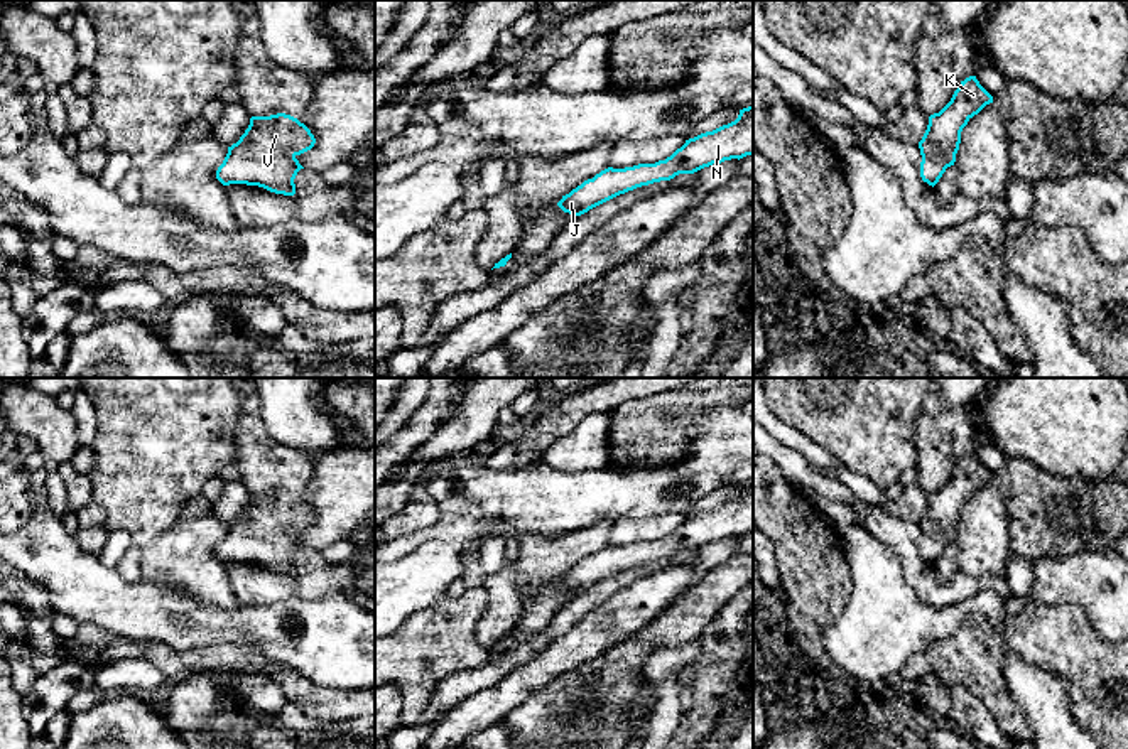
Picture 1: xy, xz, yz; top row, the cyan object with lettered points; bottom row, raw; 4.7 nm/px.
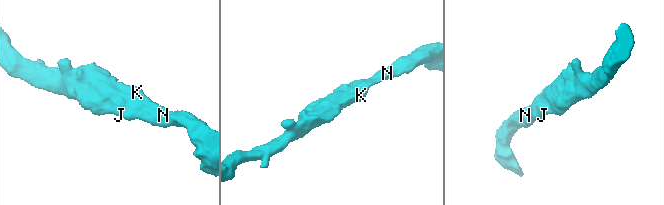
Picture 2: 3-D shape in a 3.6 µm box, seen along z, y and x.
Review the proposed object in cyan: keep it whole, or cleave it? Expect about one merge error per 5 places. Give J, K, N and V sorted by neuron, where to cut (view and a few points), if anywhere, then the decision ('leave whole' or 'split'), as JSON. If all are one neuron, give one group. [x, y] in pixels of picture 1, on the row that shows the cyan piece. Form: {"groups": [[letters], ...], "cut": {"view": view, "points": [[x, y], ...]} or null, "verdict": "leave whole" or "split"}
{"groups": [["J", "K", "N", "V"]], "cut": null, "verdict": "leave whole"}

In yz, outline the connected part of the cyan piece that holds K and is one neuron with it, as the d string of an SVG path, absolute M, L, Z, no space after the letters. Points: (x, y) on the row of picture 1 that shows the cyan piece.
M969 76L961 81L951 101L939 113L929 116L927 130L919 142L924 182L934 187L946 169L954 165L963 128L990 103L993 103L993 96L976 76Z

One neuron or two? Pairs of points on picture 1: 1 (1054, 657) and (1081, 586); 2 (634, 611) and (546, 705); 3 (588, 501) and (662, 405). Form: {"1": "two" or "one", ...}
{"1": "two", "2": "two", "3": "two"}

